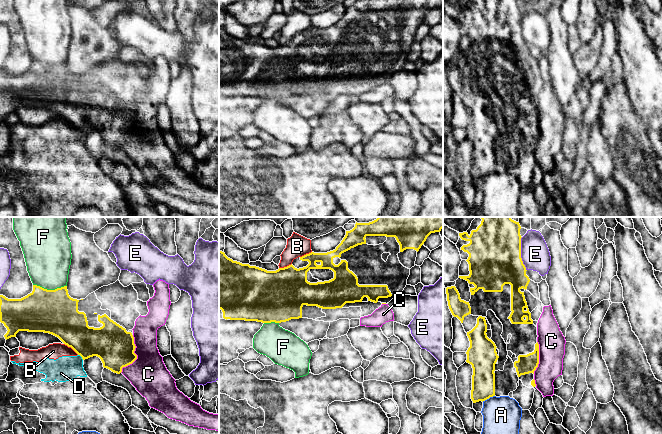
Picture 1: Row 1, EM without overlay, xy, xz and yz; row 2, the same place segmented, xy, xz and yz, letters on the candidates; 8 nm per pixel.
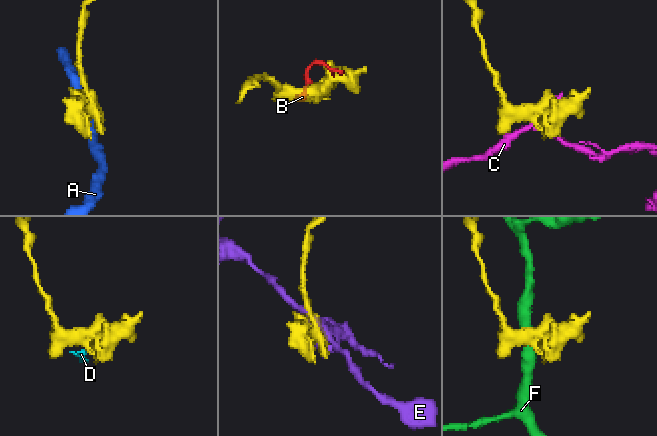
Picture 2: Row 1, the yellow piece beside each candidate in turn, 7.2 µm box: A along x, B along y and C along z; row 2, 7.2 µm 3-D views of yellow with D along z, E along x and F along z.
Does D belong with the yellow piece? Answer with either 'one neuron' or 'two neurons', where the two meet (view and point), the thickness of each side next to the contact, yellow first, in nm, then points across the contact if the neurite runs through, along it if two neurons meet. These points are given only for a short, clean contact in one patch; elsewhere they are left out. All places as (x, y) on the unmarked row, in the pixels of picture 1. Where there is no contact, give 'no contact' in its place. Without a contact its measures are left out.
two neurons | xy (81, 132) | 280/200 nm | along xy (78, 130), (83, 135)

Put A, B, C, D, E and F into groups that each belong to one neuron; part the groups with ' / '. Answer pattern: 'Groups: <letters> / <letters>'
Groups: A / B D / C / E / F

